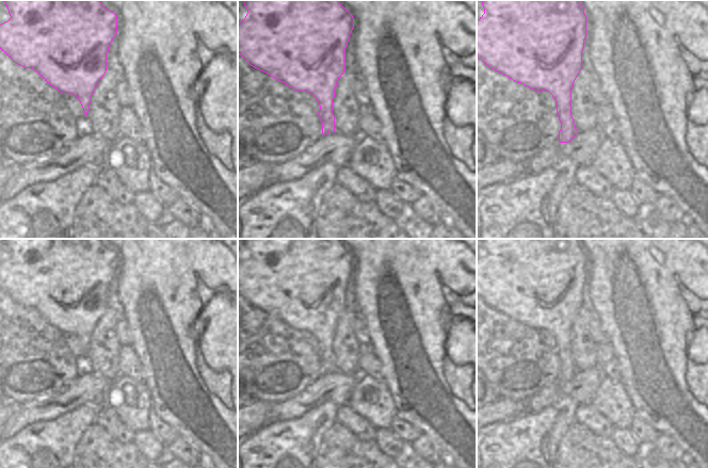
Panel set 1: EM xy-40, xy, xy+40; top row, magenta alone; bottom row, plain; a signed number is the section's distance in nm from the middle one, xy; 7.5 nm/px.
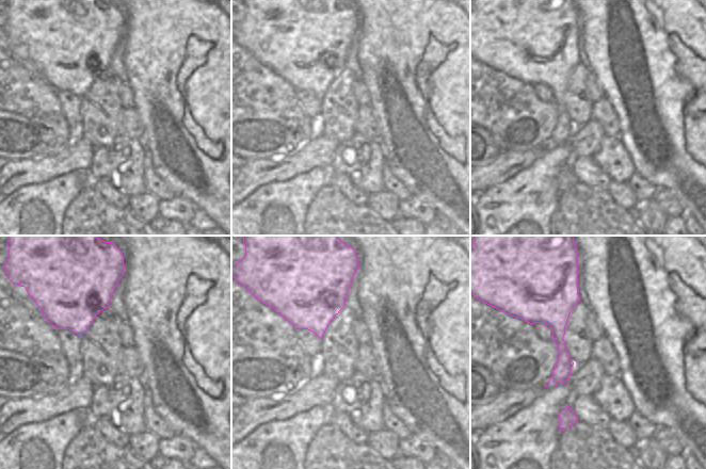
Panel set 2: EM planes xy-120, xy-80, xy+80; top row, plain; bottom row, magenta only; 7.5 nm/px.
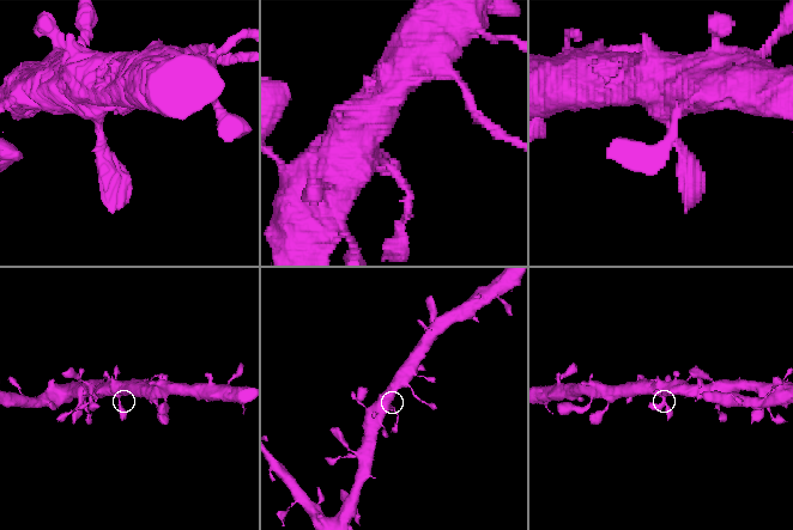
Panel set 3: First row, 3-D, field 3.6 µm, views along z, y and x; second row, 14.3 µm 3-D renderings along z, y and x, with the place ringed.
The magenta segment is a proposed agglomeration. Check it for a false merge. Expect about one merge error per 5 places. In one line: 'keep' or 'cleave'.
keep

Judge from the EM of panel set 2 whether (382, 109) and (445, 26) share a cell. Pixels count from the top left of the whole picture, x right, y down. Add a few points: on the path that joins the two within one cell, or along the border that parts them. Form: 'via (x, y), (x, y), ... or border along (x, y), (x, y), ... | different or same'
via (378, 81), (389, 54), (417, 43) | same

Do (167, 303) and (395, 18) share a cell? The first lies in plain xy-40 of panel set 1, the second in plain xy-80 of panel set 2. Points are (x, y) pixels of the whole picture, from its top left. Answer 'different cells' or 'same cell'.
same cell

